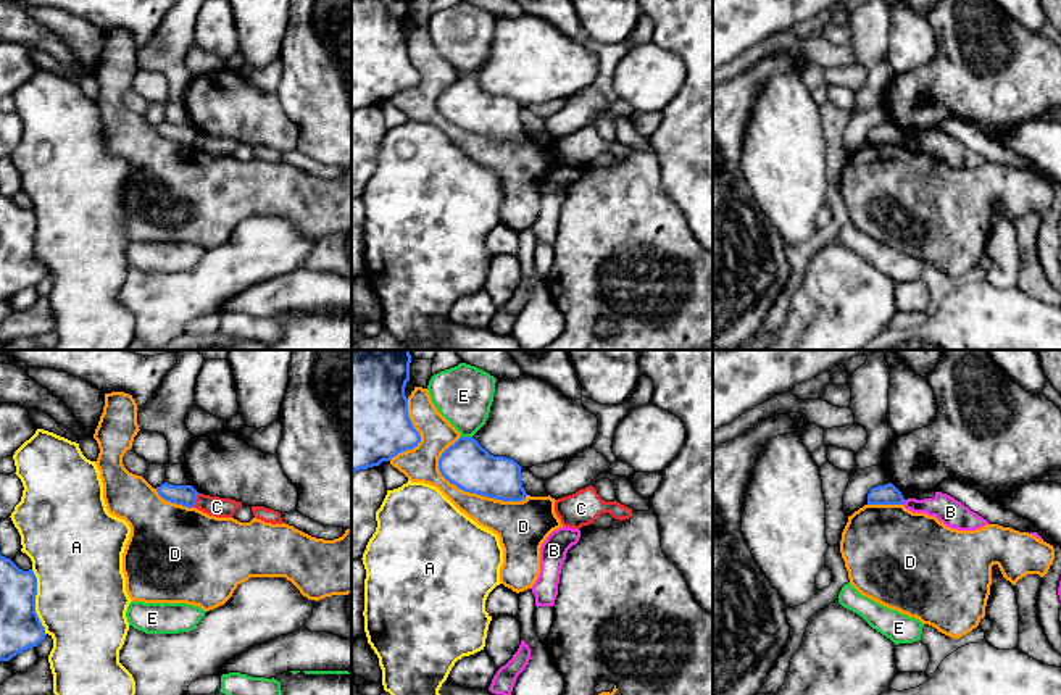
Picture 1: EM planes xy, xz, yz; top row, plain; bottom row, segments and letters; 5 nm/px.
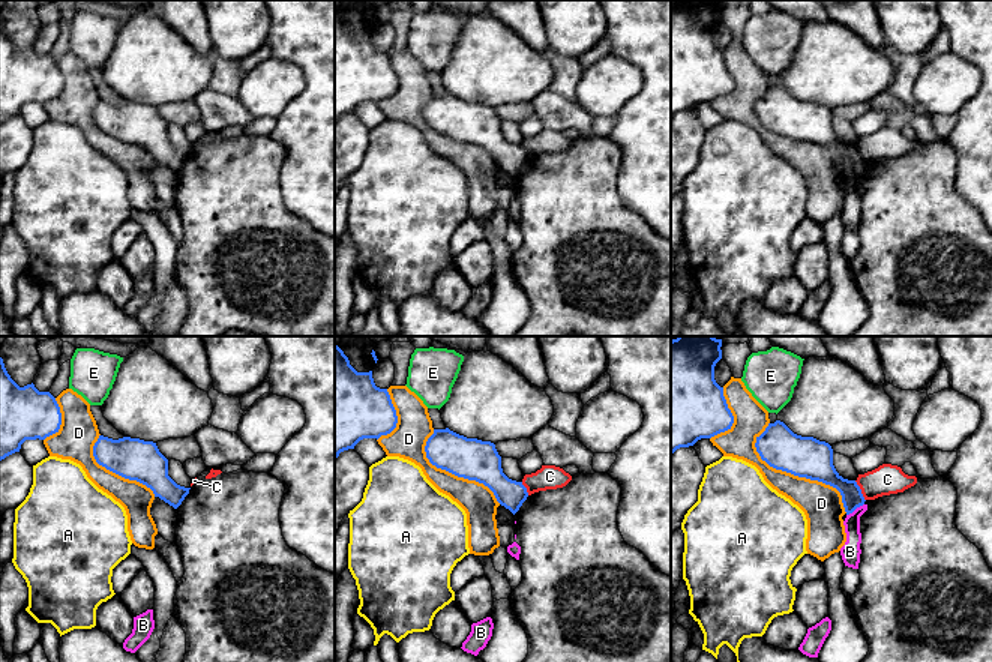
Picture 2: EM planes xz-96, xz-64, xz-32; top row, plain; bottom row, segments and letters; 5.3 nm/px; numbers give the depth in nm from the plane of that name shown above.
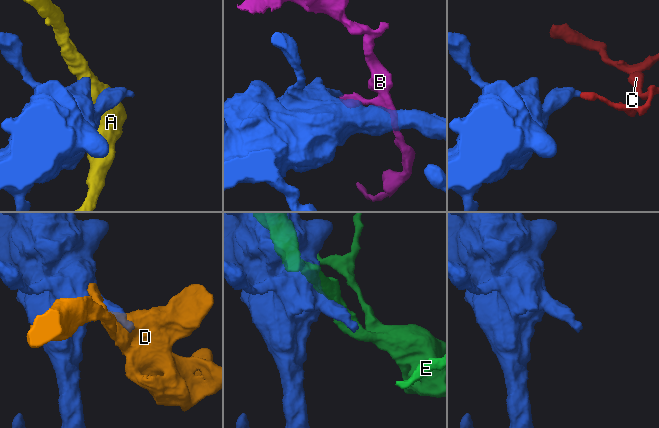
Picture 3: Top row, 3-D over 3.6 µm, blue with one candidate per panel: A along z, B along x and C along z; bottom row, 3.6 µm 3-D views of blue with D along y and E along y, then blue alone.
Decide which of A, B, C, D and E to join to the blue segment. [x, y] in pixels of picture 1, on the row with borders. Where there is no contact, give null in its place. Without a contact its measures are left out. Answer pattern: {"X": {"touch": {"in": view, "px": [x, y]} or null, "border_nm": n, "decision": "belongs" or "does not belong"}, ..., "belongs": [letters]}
{"A": {"touch": {"in": "xy", "px": [34, 602]}, "border_nm": 340, "decision": "does not belong"}, "B": {"touch": {"in": "yz", "px": [903, 502]}, "border_nm": 30, "decision": "does not belong"}, "C": {"touch": {"in": "xy", "px": [195, 499]}, "border_nm": 80, "decision": "does not belong"}, "D": {"touch": {"in": "xz", "px": [478, 494]}, "border_nm": 500, "decision": "does not belong"}, "E": {"touch": {"in": "xz", "px": [466, 437]}, "border_nm": 60, "decision": "does not belong"}, "belongs": []}

